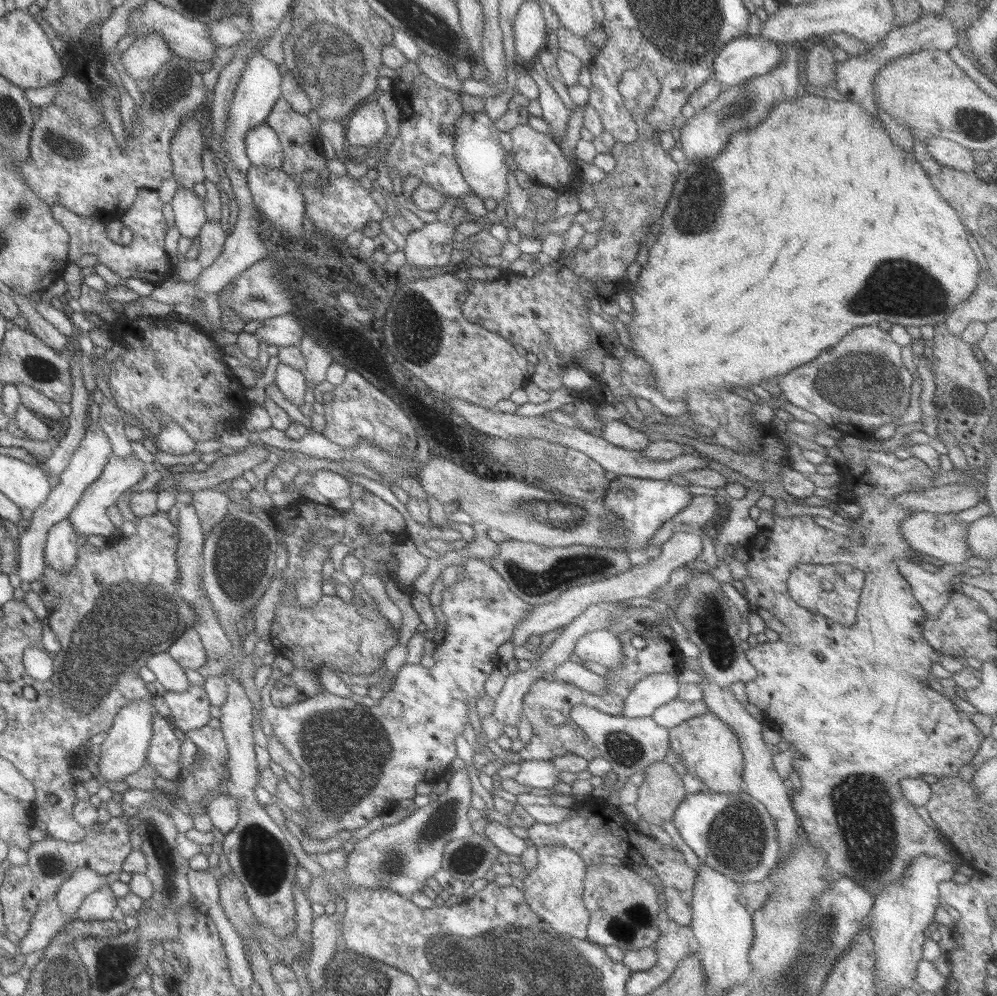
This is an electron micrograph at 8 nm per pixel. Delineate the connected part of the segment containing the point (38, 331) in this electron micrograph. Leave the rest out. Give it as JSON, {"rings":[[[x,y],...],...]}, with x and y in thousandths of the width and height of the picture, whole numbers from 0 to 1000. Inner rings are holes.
{"rings":[[[14,294],[13,301],[20,311],[20,318],[27,322],[28,333],[36,337],[46,348],[49,348],[56,356],[67,349],[66,345],[74,338],[66,338],[61,335],[54,327],[48,324],[34,309],[31,299],[19,297]]]}

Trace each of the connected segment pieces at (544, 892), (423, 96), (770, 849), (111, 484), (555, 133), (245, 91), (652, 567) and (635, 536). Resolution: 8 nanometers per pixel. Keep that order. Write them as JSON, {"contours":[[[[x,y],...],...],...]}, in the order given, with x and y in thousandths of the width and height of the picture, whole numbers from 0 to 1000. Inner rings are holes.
{"contours":[[[[540,850],[539,863],[538,871],[530,873],[524,884],[526,907],[560,938],[570,938],[586,944],[592,926],[585,906],[585,884],[589,867],[578,855],[563,850]]],[[[407,61],[397,69],[393,85],[395,100],[401,109],[401,121],[399,136],[385,156],[385,165],[391,173],[399,173],[404,181],[411,177],[421,179],[423,186],[431,187],[443,197],[462,199],[473,195],[461,173],[454,148],[457,122],[466,112],[461,94],[436,84],[421,71],[416,61]]],[[[748,795],[689,797],[674,824],[702,866],[726,877],[739,887],[764,886],[780,868],[782,847],[777,824],[768,811]]],[[[134,457],[128,458],[126,462],[111,458],[100,478],[97,478],[96,482],[84,491],[82,499],[78,501],[74,511],[68,515],[68,524],[70,524],[70,528],[74,528],[74,534],[78,537],[84,536],[84,538],[92,538],[92,536],[106,540],[111,538],[112,534],[116,532],[116,528],[110,524],[106,516],[107,510],[116,507],[116,502],[122,498],[122,495],[142,483],[147,476],[147,472],[151,471],[152,467],[148,467]]],[[[530,66],[527,68],[540,88],[540,102],[542,102],[542,108],[544,108],[543,118],[552,124],[552,129],[554,129],[553,137],[561,145],[565,139],[570,137],[570,122],[573,111],[567,107],[566,102],[560,97],[549,80],[544,78],[536,68]]],[[[257,51],[249,57],[245,71],[242,73],[242,80],[238,85],[235,96],[231,100],[231,110],[229,110],[229,120],[227,120],[227,137],[225,137],[225,154],[229,162],[241,172],[249,174],[253,168],[248,153],[248,136],[251,135],[253,128],[265,123],[273,111],[275,103],[282,97],[283,74],[277,63],[268,59],[263,52]]],[[[676,534],[674,538],[662,548],[662,556],[658,560],[653,560],[648,564],[638,569],[634,569],[623,576],[599,582],[590,586],[584,586],[571,590],[564,594],[558,602],[550,604],[550,606],[540,606],[534,608],[534,612],[530,614],[530,618],[516,631],[513,645],[516,649],[525,648],[530,645],[530,641],[534,638],[544,639],[552,634],[564,632],[571,624],[584,616],[590,608],[600,606],[600,604],[625,604],[632,600],[651,599],[652,596],[666,588],[671,582],[673,575],[686,570],[689,566],[694,566],[701,561],[704,554],[704,542],[701,534]]],[[[621,478],[612,483],[612,489],[604,500],[608,510],[608,520],[622,520],[626,526],[626,544],[633,552],[646,551],[648,544],[656,538],[656,534],[672,522],[678,515],[686,511],[692,503],[694,496],[690,490],[672,484],[672,482],[652,482]]]]}

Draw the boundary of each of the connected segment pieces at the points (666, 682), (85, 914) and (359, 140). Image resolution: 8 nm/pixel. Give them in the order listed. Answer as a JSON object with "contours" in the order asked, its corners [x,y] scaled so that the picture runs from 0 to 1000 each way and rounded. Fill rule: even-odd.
{"contours":[[[[656,676],[640,684],[626,704],[626,721],[648,721],[680,697],[679,677]]],[[[103,887],[99,894],[92,896],[82,906],[75,917],[75,925],[111,924],[116,911],[118,902],[110,894],[108,887]]],[[[378,101],[361,104],[345,121],[348,145],[358,148],[375,146],[387,135],[389,128],[383,107]]]]}

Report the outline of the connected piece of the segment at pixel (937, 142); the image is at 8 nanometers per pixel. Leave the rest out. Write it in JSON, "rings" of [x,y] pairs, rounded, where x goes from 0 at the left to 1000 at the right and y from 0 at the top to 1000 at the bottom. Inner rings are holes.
{"rings":[[[933,138],[930,151],[935,159],[949,169],[971,173],[977,172],[981,167],[977,162],[976,153],[955,141]]]}

